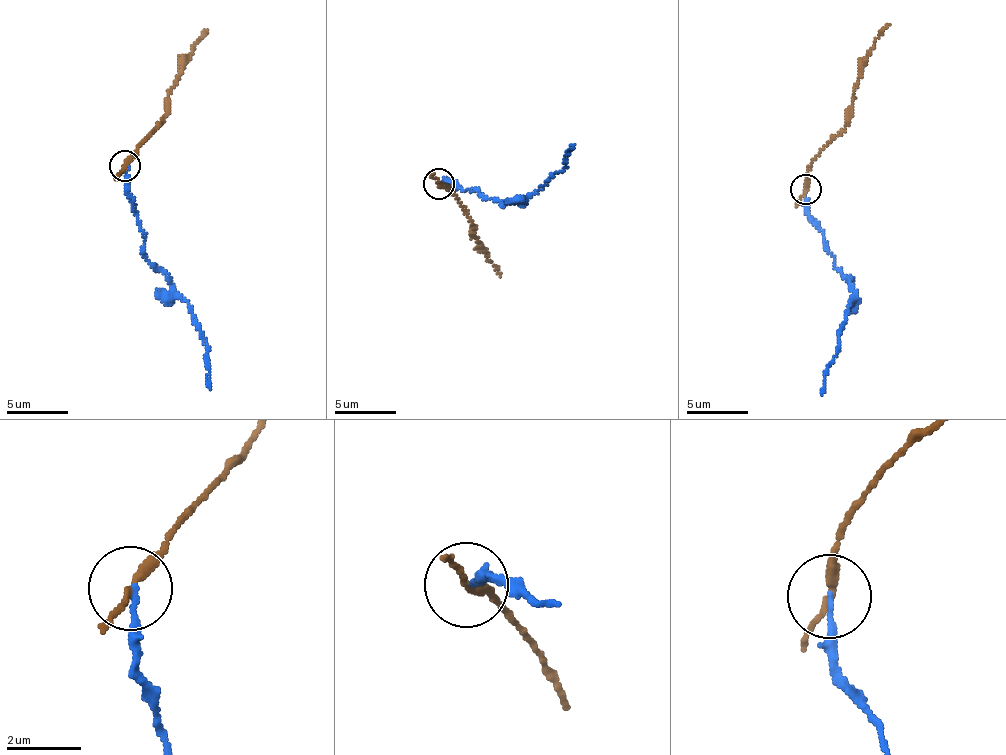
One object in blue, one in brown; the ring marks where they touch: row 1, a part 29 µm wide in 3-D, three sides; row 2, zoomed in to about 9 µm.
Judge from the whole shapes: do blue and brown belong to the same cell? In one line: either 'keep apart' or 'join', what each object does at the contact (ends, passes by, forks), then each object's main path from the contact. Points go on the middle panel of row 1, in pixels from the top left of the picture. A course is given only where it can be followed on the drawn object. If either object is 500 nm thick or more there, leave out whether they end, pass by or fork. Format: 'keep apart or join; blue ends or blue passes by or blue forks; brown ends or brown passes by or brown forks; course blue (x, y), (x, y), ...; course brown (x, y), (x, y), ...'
keep apart; blue ends; brown passes by; course blue (440, 183), (445, 178), (465, 190), (500, 201), (527, 200), (557, 173), (574, 144); course brown (440, 183), (451, 191), (473, 229), (471, 236), (481, 246), (500, 277)

